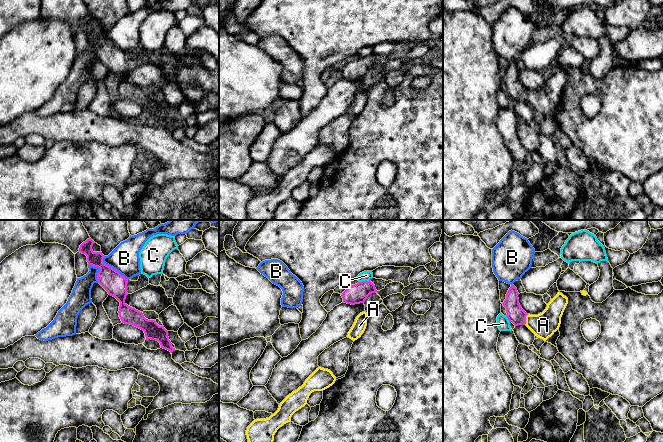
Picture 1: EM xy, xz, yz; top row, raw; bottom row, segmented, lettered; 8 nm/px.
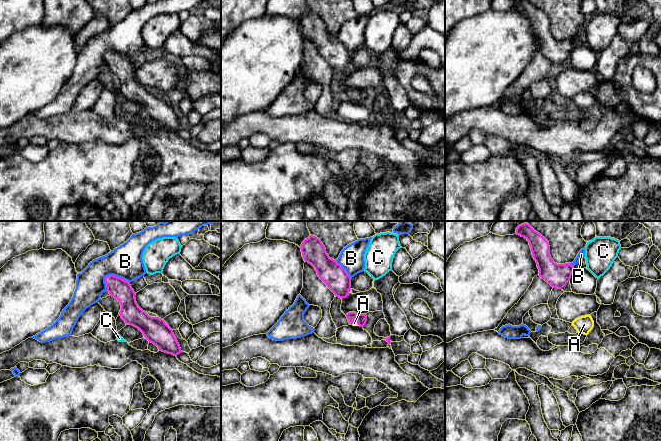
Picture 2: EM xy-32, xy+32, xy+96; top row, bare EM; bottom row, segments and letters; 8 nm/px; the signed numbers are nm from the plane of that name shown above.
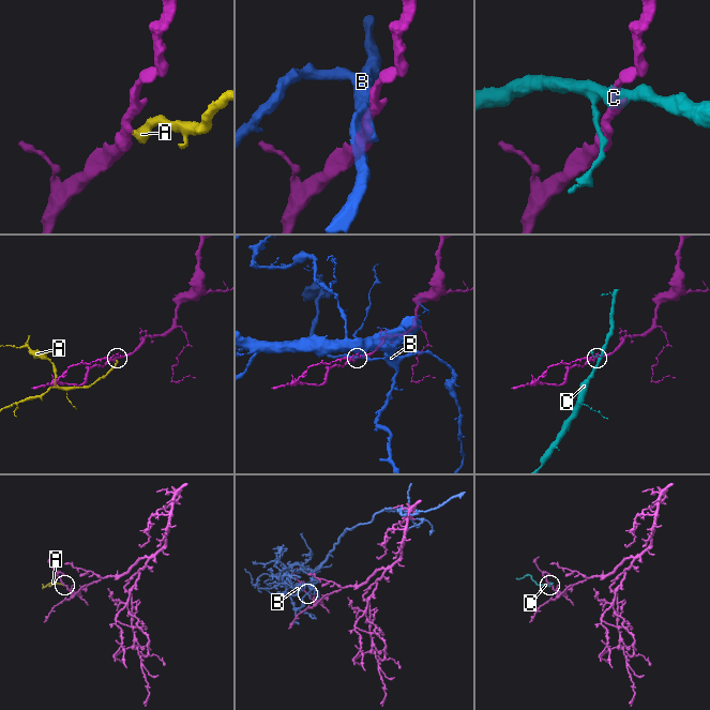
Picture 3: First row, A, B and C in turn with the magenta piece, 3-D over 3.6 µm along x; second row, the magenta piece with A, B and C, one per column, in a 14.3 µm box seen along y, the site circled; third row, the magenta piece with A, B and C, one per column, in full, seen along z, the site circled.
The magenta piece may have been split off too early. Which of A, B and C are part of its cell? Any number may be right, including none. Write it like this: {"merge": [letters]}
{"merge": ["A"]}

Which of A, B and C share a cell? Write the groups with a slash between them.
A / B / C

